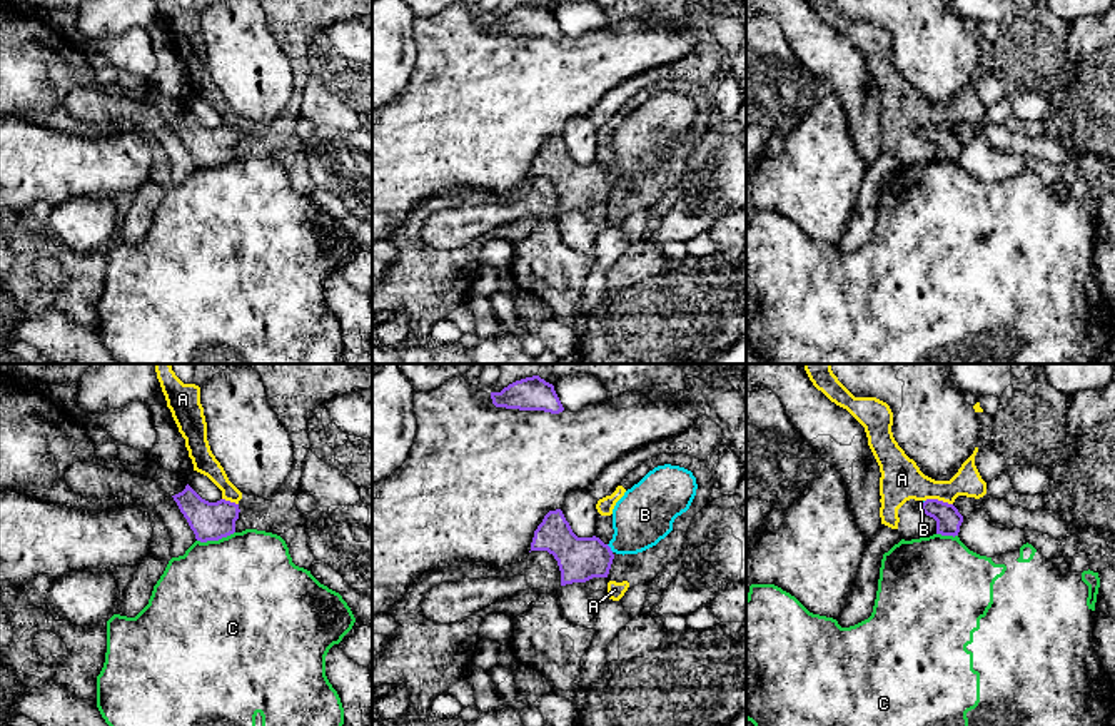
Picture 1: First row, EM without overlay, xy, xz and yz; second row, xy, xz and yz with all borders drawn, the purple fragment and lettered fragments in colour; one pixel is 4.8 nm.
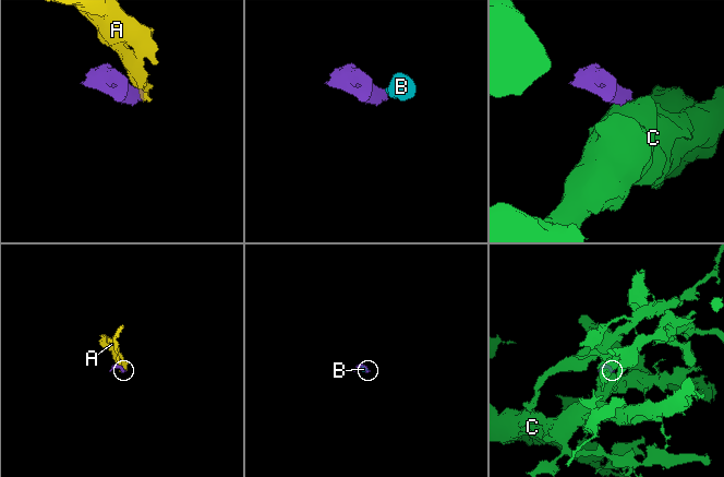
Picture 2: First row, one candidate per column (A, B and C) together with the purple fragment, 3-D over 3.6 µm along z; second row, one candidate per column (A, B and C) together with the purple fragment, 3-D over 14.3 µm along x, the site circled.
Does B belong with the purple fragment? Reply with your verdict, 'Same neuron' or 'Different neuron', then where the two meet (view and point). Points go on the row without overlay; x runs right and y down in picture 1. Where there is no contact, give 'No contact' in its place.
Same neuron. Touches purple at xz (610, 174)

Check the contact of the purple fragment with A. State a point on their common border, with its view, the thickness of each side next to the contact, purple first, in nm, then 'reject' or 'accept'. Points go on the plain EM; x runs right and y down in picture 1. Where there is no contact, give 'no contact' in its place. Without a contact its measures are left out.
yz (937, 126) | 120/200 nm | reject

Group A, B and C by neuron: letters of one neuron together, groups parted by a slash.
A / B / C

